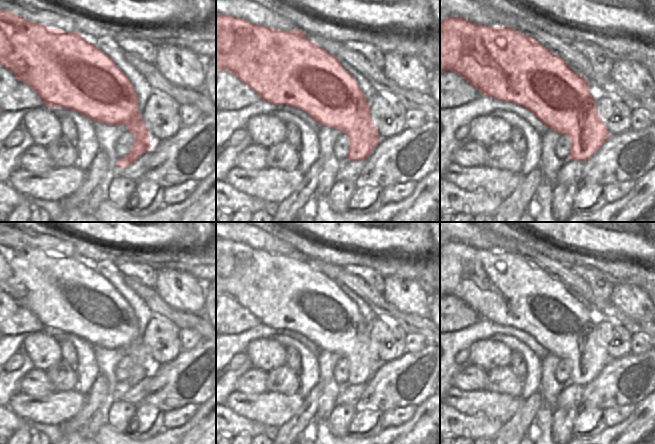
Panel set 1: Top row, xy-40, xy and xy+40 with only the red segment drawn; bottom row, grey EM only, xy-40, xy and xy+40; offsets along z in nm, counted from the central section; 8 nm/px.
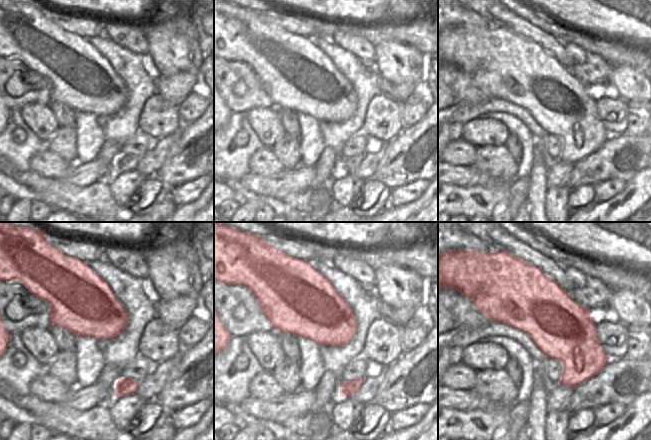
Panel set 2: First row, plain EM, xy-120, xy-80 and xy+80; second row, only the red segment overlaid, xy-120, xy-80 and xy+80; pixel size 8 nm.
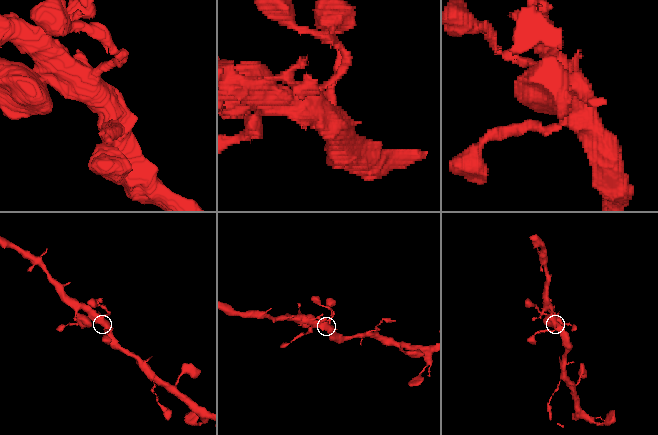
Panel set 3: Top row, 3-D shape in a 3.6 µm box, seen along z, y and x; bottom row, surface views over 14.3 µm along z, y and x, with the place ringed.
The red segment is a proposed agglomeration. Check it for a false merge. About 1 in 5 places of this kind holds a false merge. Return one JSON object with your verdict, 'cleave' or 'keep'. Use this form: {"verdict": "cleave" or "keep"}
{"verdict": "keep"}

